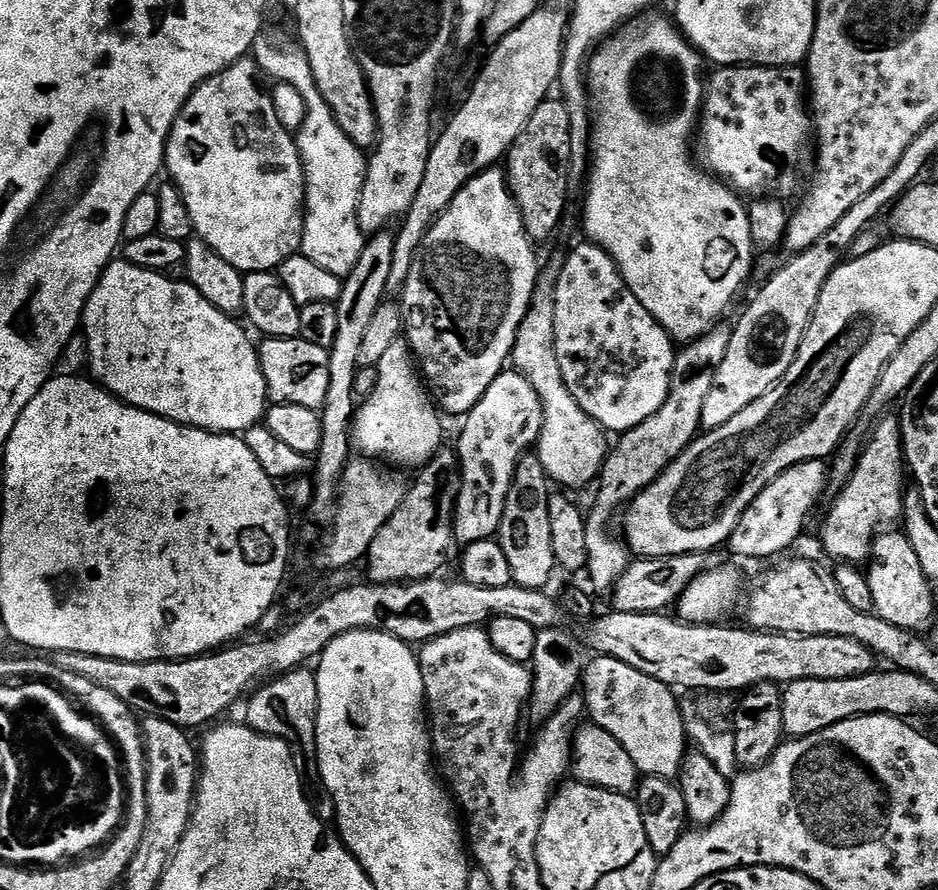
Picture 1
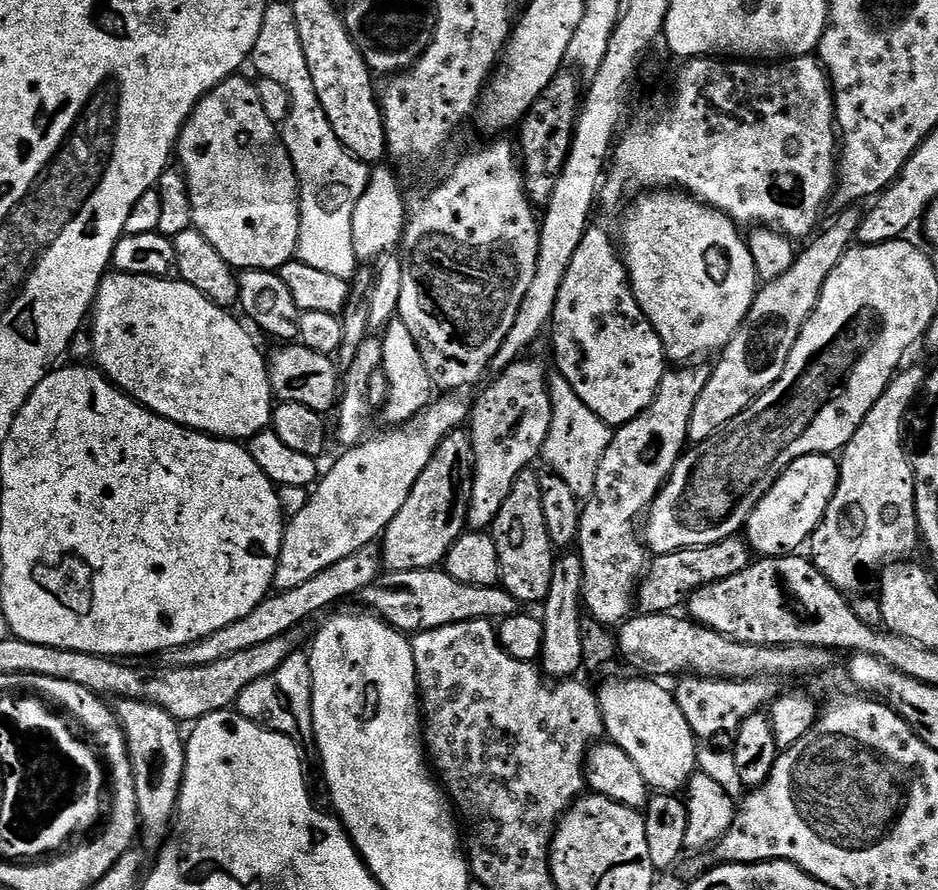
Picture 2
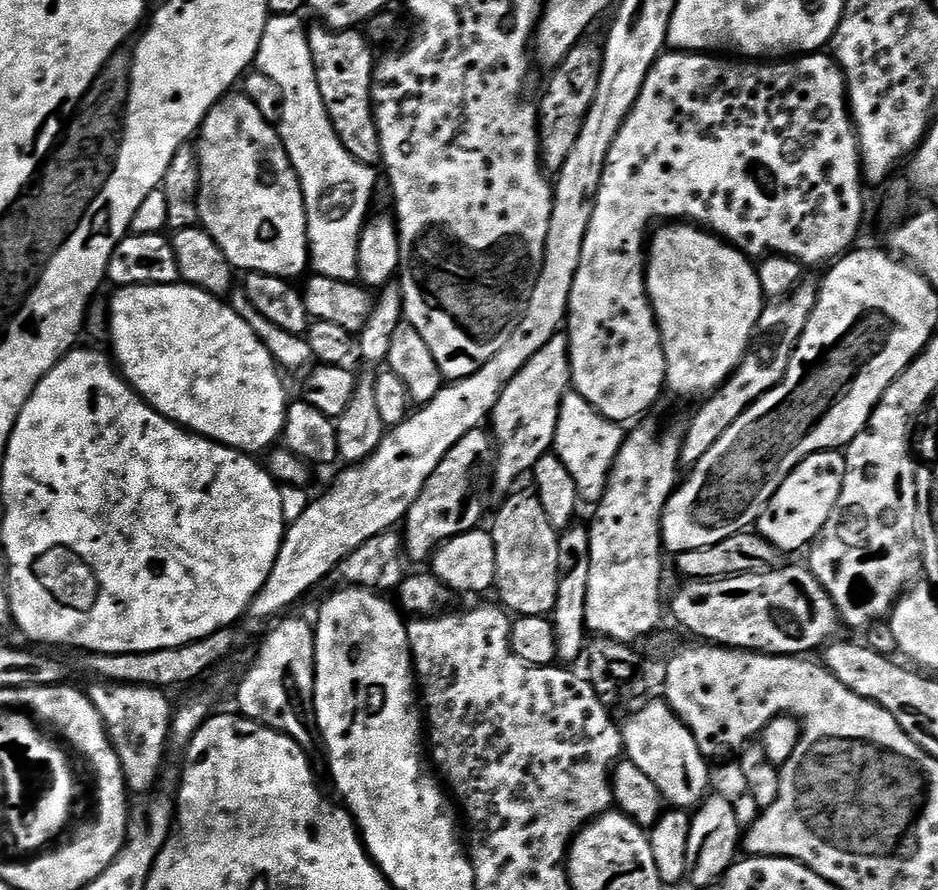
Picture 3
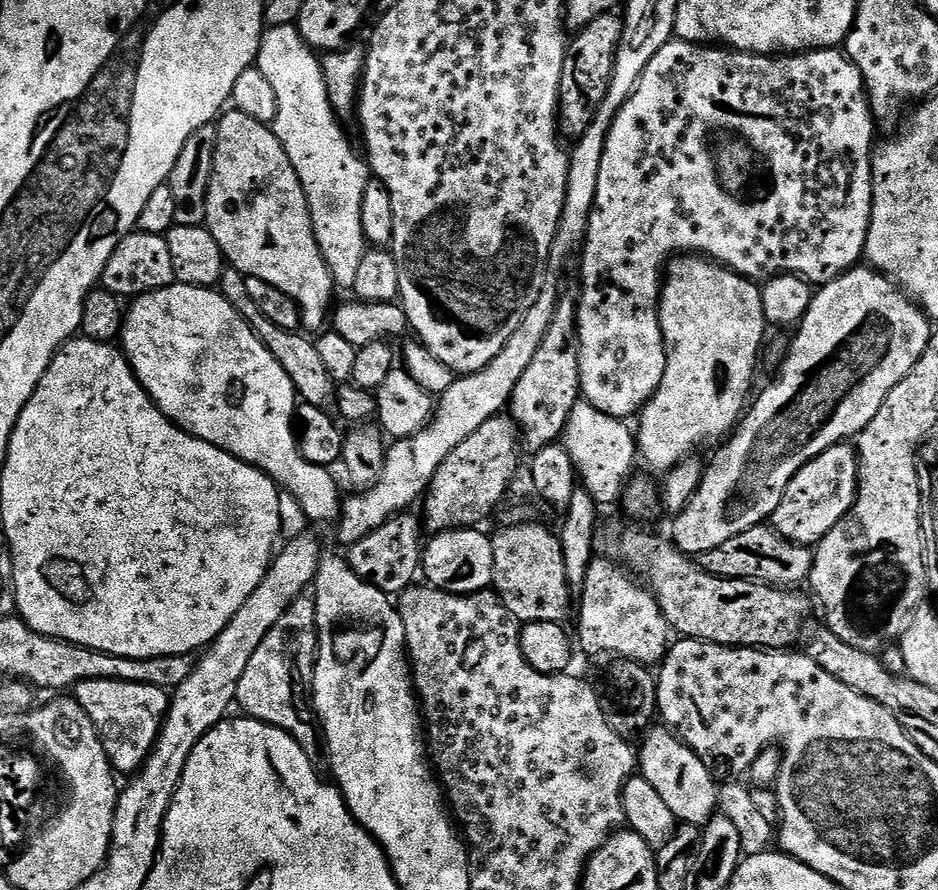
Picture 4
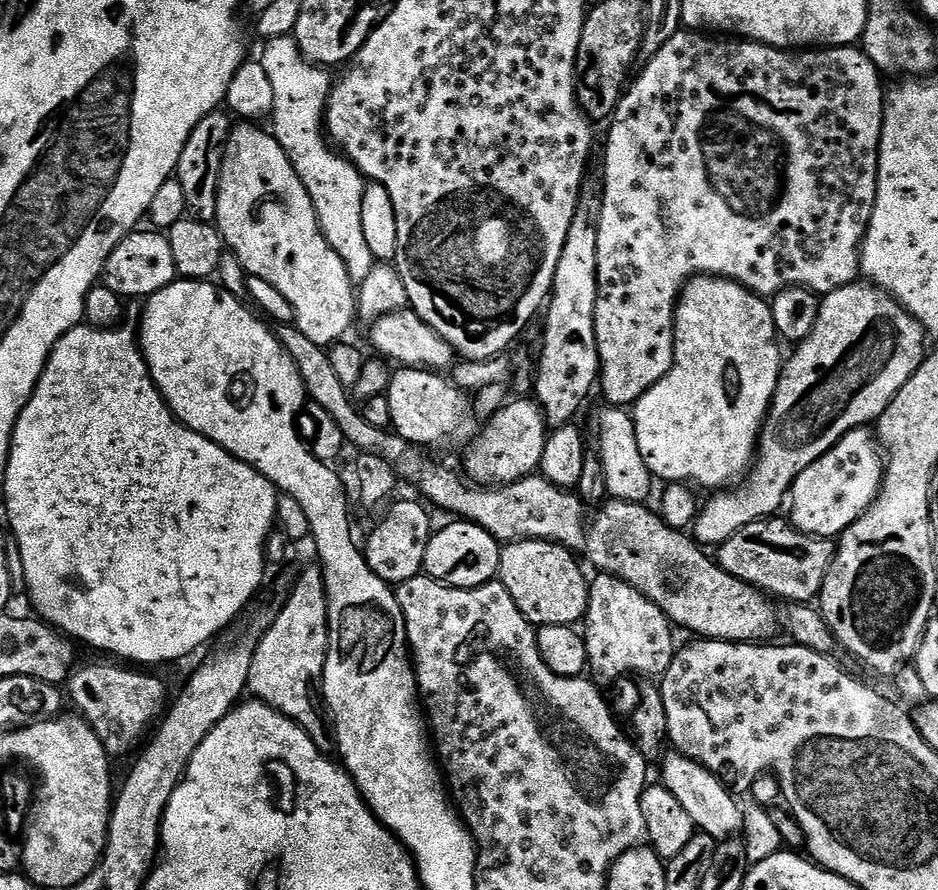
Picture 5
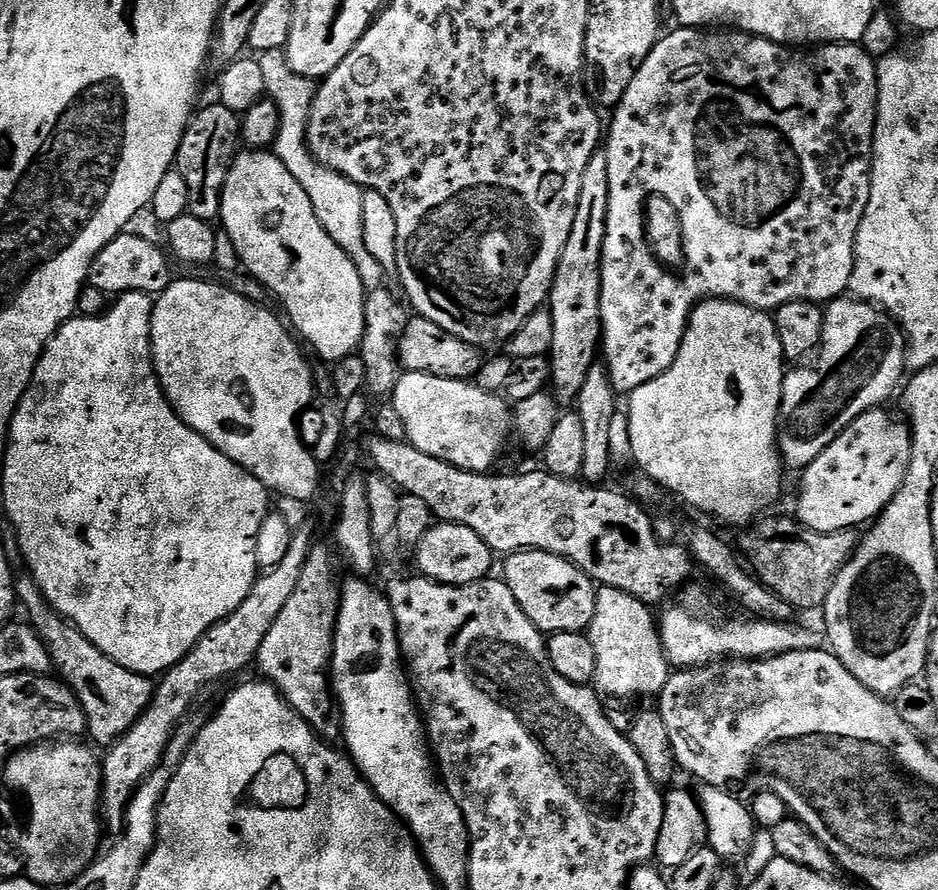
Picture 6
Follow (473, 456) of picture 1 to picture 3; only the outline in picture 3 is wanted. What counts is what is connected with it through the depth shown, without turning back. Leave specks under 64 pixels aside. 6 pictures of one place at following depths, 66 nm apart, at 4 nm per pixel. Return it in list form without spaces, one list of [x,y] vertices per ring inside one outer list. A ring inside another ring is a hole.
[[[557,334],[554,338],[550,338],[550,342],[546,342],[546,346],[542,350],[538,350],[538,354],[534,354],[534,358],[530,358],[530,362],[526,362],[526,366],[522,366],[522,370],[518,370],[518,374],[514,374],[514,378],[506,385],[502,394],[498,398],[498,402],[494,406],[490,417],[490,431],[494,437],[494,444],[498,451],[494,456],[494,488],[503,494],[508,494],[517,487],[516,479],[519,476],[527,477],[532,471],[532,467],[538,462],[538,458],[549,455],[553,451],[555,442],[555,431],[558,430],[560,407],[563,404],[563,398],[572,388],[572,370],[570,366],[570,358],[568,357],[568,337],[564,334]]]

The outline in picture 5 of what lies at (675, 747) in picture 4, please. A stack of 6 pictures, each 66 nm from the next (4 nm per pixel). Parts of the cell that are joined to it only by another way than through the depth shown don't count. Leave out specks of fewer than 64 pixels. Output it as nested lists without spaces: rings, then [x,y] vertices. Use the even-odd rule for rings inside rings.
[[[677,752],[663,757],[661,783],[674,794],[686,814],[690,815],[693,827],[715,841],[729,839],[737,835],[742,826],[742,808],[728,792],[729,788],[719,777],[701,766],[696,760]]]

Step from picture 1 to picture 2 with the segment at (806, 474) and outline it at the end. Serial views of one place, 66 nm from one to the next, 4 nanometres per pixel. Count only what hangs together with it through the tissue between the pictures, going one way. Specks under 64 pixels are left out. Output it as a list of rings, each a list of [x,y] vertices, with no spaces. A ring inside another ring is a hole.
[[[810,454],[790,462],[774,486],[754,506],[746,525],[748,547],[764,558],[790,556],[811,541],[813,532],[822,522],[840,481],[840,466],[832,454]]]

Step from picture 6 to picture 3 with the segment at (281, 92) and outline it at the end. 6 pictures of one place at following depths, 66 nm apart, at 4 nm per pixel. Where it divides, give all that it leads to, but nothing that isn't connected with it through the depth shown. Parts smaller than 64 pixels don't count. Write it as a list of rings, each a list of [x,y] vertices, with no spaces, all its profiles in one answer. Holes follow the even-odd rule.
[[[269,15],[266,30],[262,34],[262,42],[258,46],[258,54],[254,65],[255,71],[270,77],[278,90],[284,95],[284,106],[280,110],[278,131],[286,154],[296,171],[298,182],[302,186],[304,205],[306,206],[306,222],[308,223],[308,254],[310,268],[317,276],[334,278],[335,280],[355,281],[358,277],[358,250],[360,236],[369,219],[368,207],[372,204],[372,191],[376,188],[377,169],[356,161],[346,146],[342,144],[332,125],[330,114],[319,94],[318,80],[315,77],[314,58],[311,57],[310,42],[306,25],[300,21],[299,15]]]

